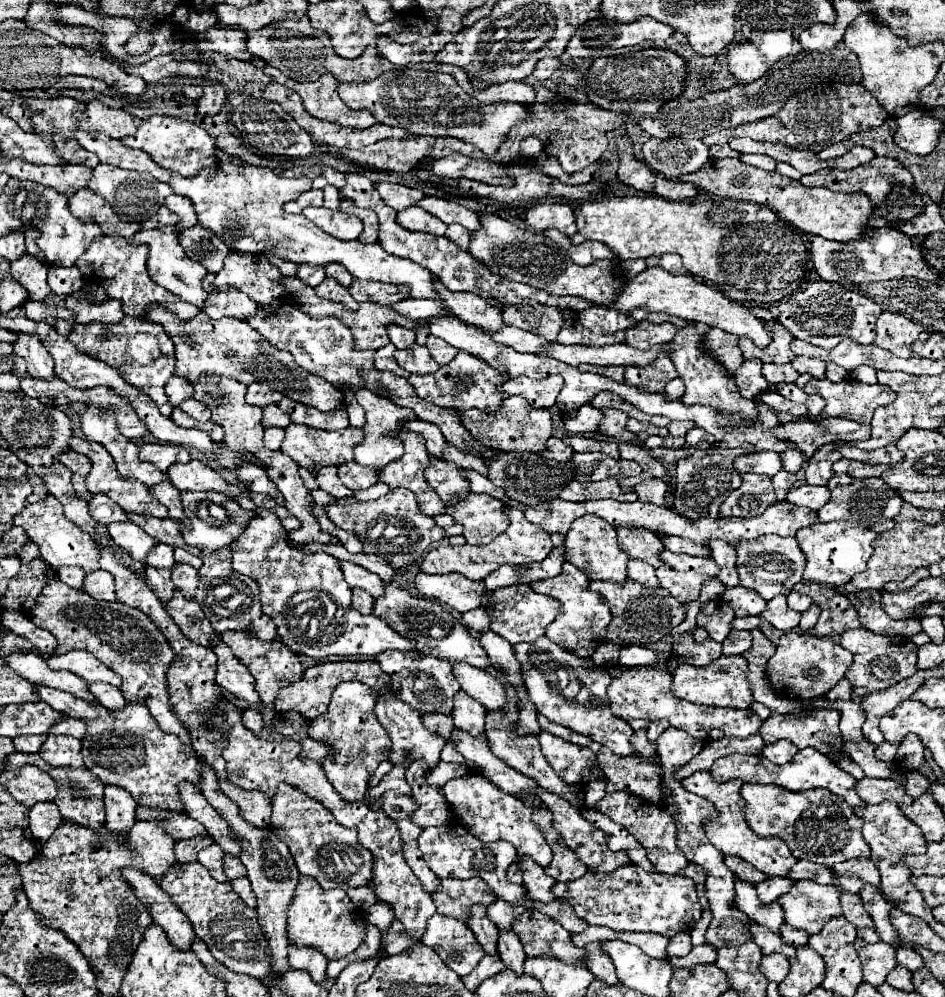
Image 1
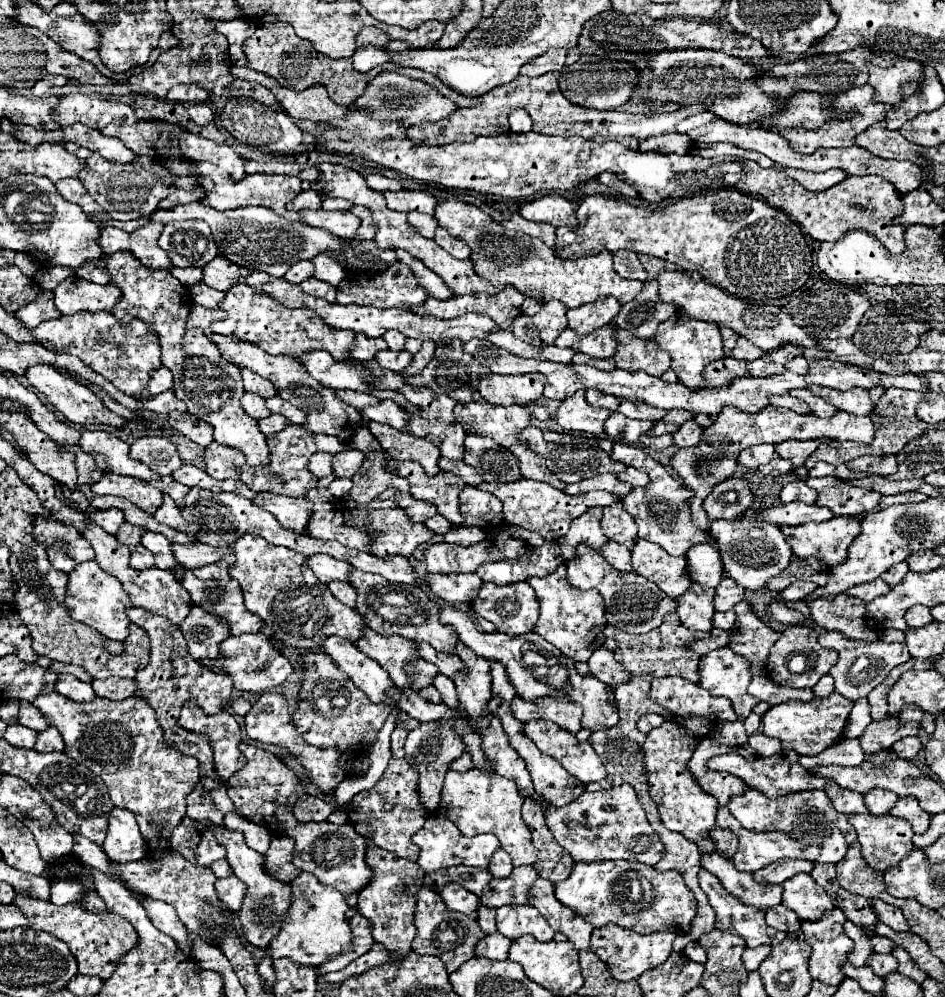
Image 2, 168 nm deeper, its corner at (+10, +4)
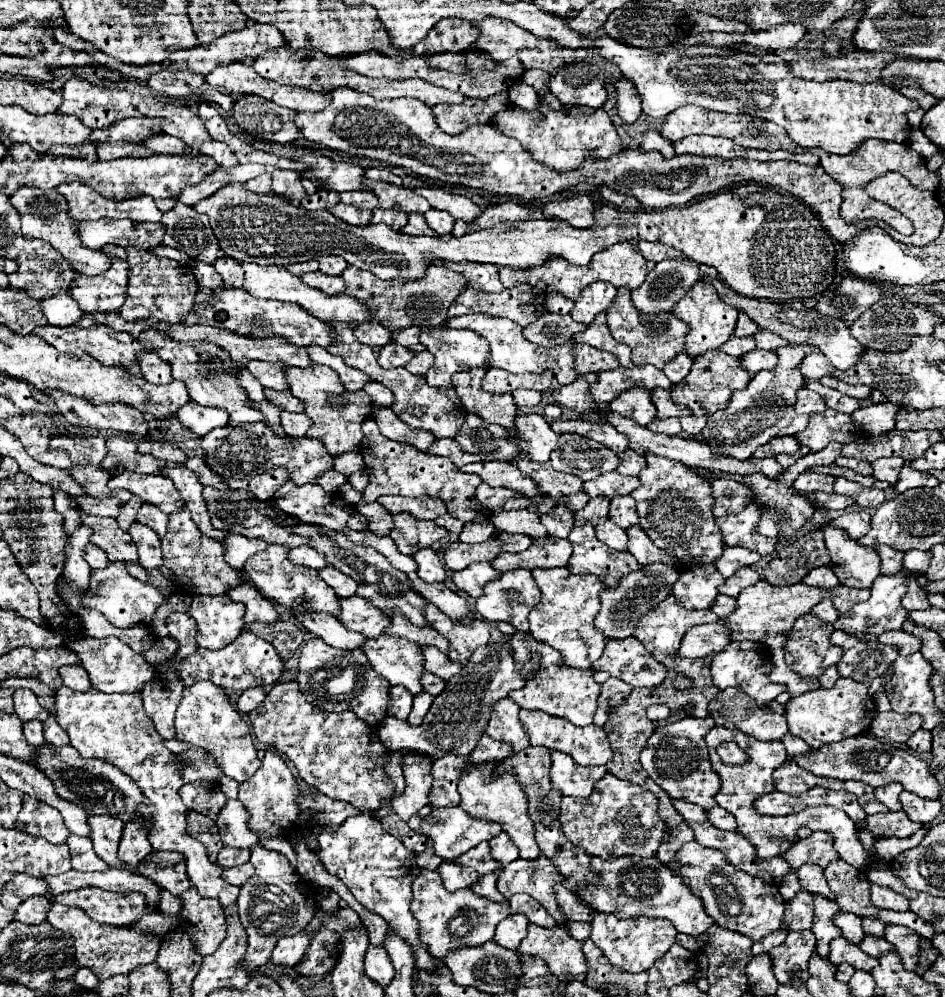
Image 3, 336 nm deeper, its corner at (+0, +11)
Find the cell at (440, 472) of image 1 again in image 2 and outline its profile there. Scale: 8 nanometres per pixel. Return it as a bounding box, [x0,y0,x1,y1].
[369,421,439,475]

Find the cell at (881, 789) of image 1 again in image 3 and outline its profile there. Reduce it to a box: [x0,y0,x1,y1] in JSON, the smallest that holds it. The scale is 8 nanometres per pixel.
[875,784,903,810]

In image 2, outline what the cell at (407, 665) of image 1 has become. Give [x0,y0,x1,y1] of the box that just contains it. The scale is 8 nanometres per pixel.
[355,629,439,691]

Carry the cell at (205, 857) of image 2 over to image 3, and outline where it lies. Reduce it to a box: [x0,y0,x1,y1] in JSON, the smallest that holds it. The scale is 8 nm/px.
[217,800,259,848]

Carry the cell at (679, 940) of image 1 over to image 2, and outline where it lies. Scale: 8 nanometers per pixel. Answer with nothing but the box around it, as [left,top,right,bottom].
[591,925,677,981]

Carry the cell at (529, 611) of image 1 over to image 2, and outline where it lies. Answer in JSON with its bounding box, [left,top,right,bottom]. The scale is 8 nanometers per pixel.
[471,583,539,635]

